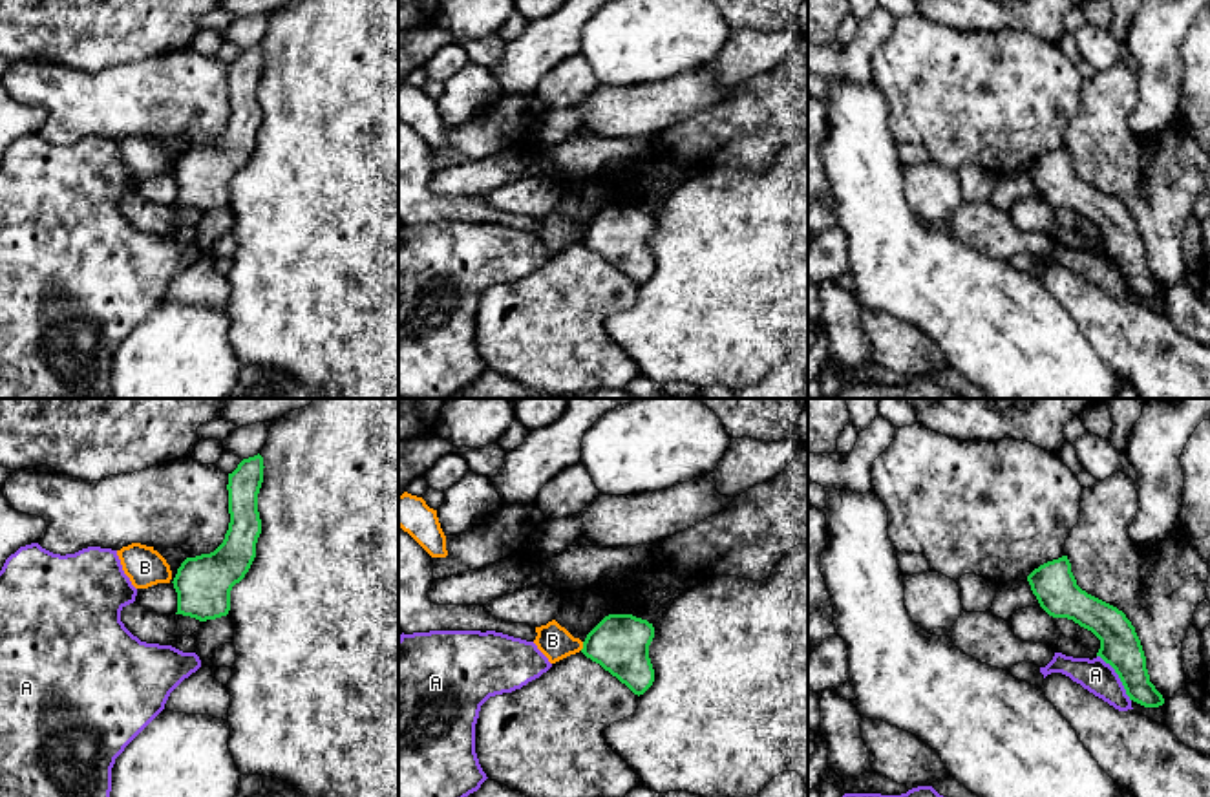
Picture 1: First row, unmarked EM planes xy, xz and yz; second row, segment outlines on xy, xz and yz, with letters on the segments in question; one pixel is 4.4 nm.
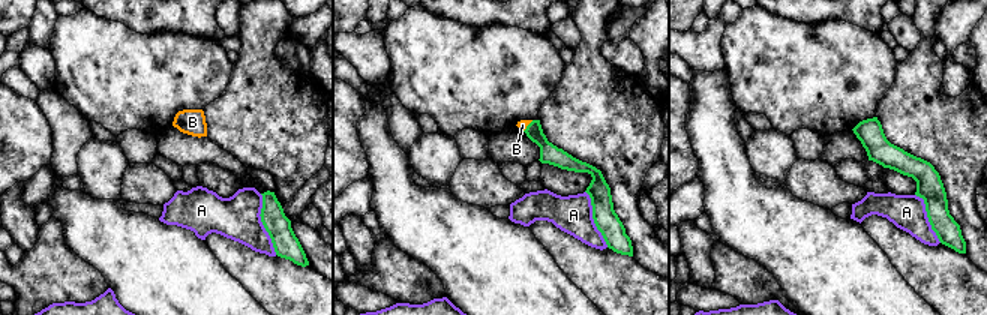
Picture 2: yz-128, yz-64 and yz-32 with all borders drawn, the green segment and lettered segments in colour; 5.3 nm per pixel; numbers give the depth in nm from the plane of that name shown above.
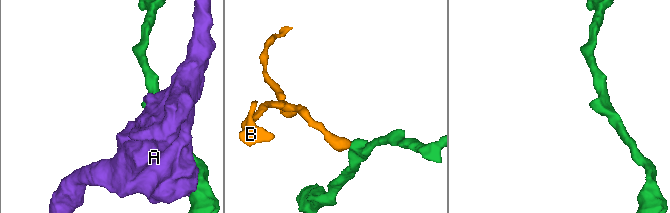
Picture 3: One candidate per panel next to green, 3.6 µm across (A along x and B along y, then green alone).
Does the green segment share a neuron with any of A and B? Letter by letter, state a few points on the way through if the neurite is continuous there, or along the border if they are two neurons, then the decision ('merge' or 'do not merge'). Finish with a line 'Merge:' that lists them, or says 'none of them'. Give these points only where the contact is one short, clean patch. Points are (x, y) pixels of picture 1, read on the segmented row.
A: do not merge
B: border along xz (583, 642), (580, 649); do not merge
Merge: none of them

